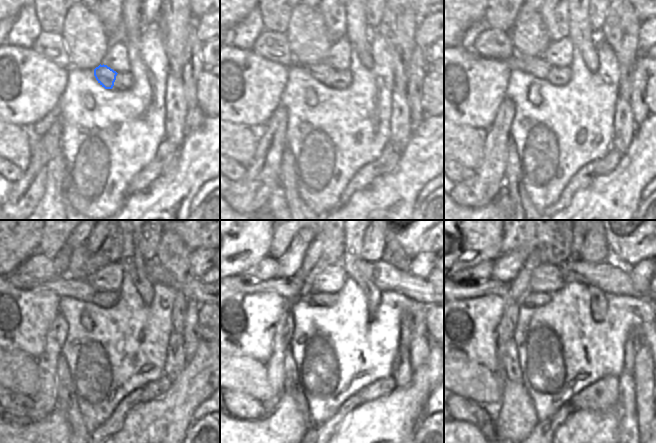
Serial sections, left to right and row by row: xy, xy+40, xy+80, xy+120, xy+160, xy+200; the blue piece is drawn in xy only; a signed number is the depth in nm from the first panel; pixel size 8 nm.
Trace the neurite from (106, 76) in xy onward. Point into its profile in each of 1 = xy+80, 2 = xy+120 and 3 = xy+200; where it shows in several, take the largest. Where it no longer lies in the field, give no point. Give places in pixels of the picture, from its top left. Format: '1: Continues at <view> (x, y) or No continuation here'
1: Continues at xy+80 (536, 66)
2: Continues at xy+120 (82, 289)
3: Continues at xy+200 (492, 286)

